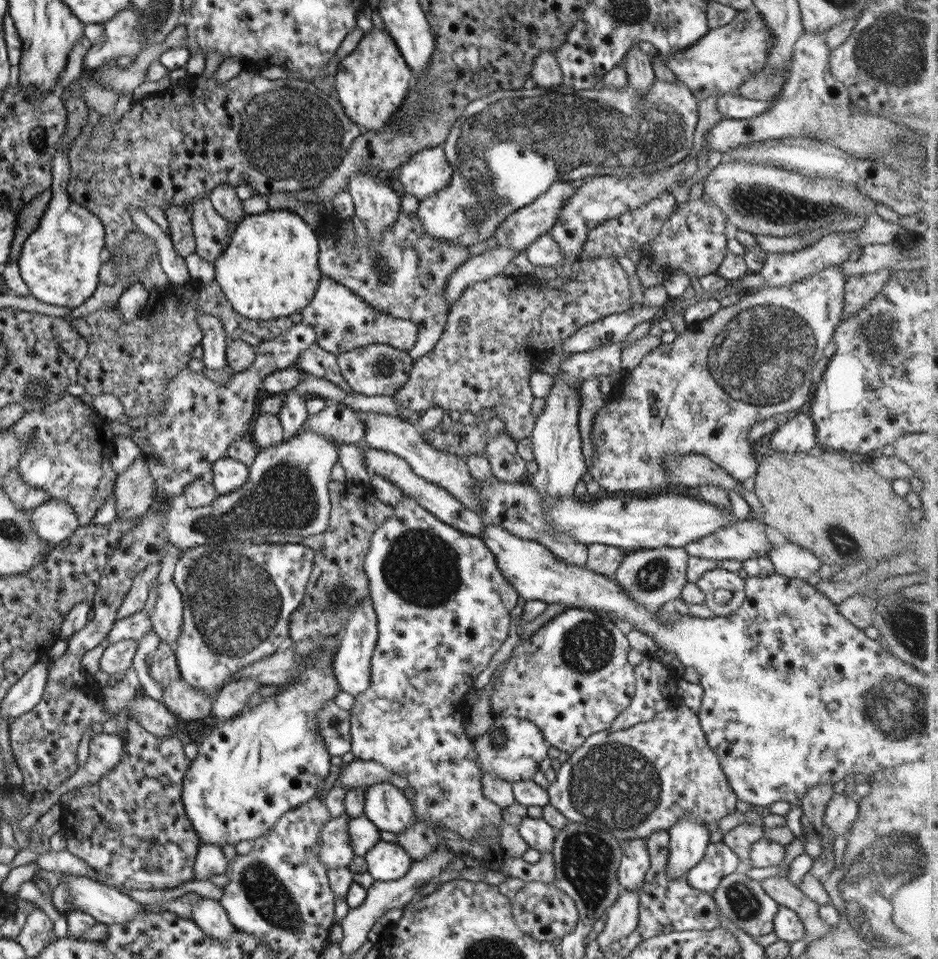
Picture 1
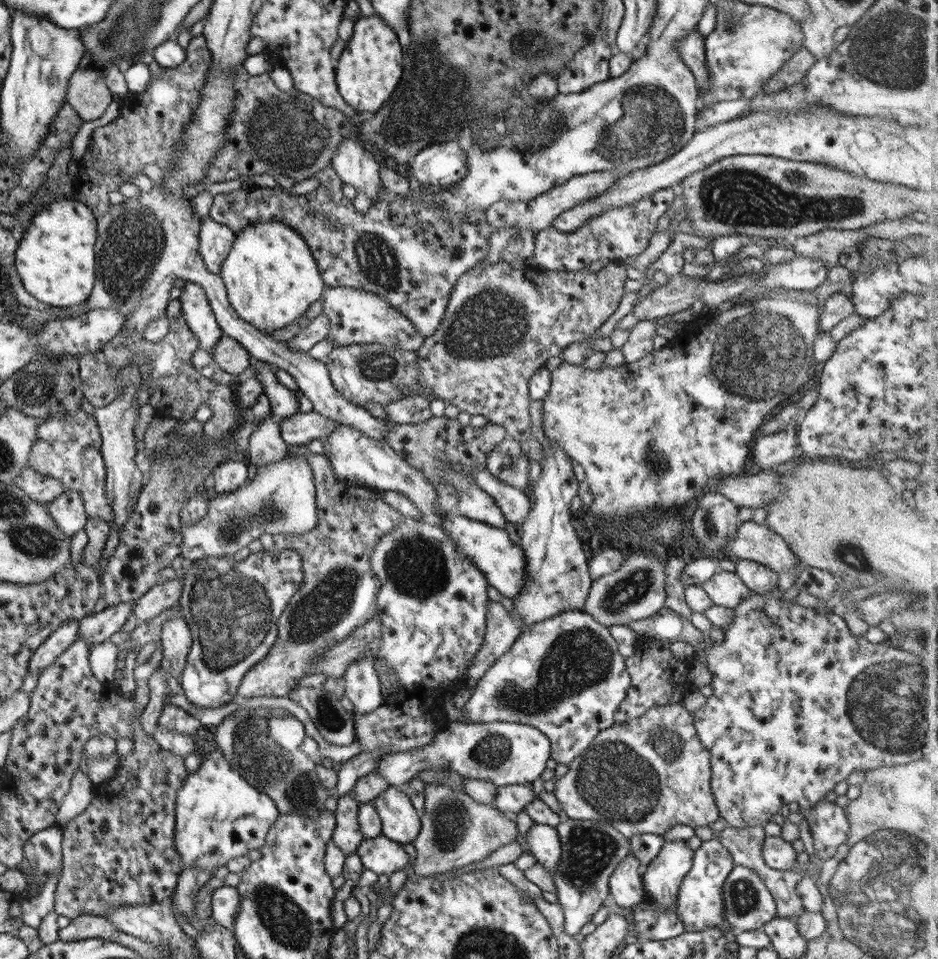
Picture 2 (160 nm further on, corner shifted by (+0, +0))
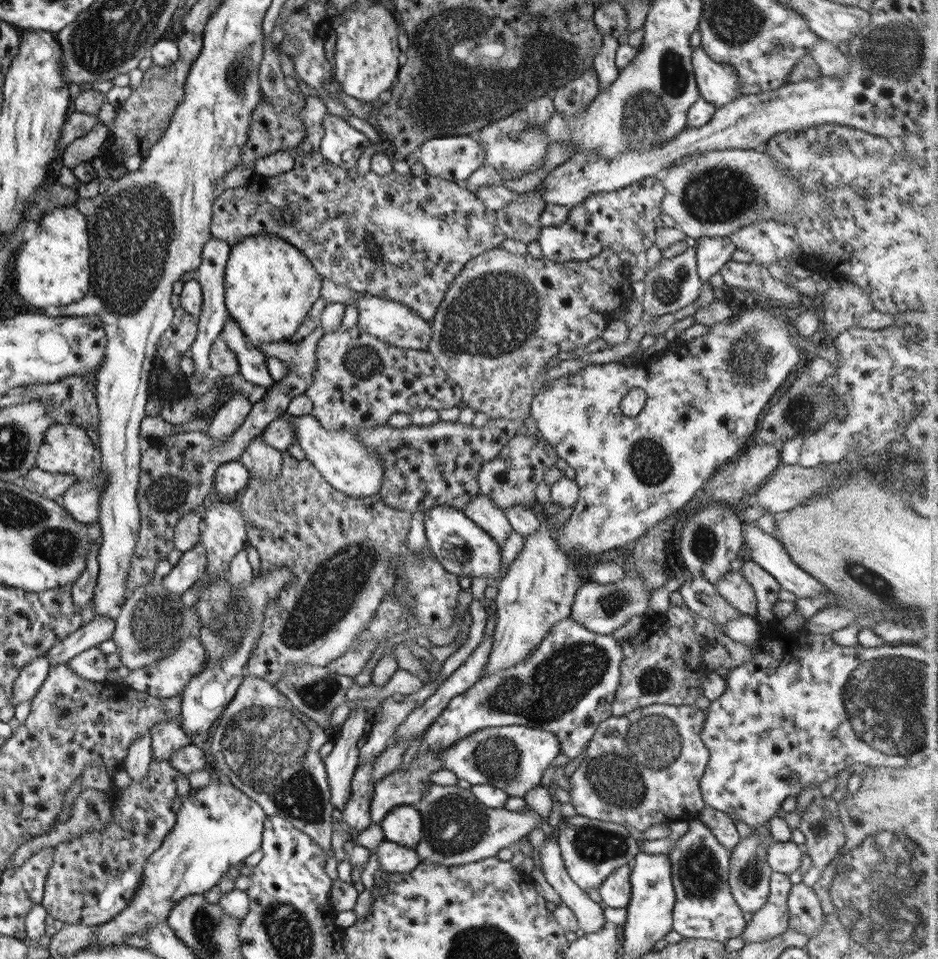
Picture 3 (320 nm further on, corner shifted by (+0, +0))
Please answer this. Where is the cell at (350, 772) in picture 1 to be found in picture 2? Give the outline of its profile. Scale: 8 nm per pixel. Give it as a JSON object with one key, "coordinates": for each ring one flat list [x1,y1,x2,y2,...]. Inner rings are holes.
{"coordinates":[[446,722,440,729,433,742,420,750,385,754,372,771,379,773,390,786,400,787,417,772,448,766,464,778,484,780,500,787,532,783,545,770,545,760,550,758,550,743,546,736,520,722]]}

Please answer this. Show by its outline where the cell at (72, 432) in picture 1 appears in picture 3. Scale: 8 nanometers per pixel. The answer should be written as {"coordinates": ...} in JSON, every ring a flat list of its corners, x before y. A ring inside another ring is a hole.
{"coordinates":[[54,423,44,432,35,454,34,467,45,473,69,474,77,478,77,482,87,482,100,472,100,454,83,428,75,424]]}

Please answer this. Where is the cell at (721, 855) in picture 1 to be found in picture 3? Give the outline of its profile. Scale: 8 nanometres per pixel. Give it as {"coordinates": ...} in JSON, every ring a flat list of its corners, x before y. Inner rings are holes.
{"coordinates":[[698,818,687,823,687,830,674,839,673,848,666,854,674,890,672,930,682,939,722,942,737,937,744,930,745,920,728,885,730,850,719,844]]}

